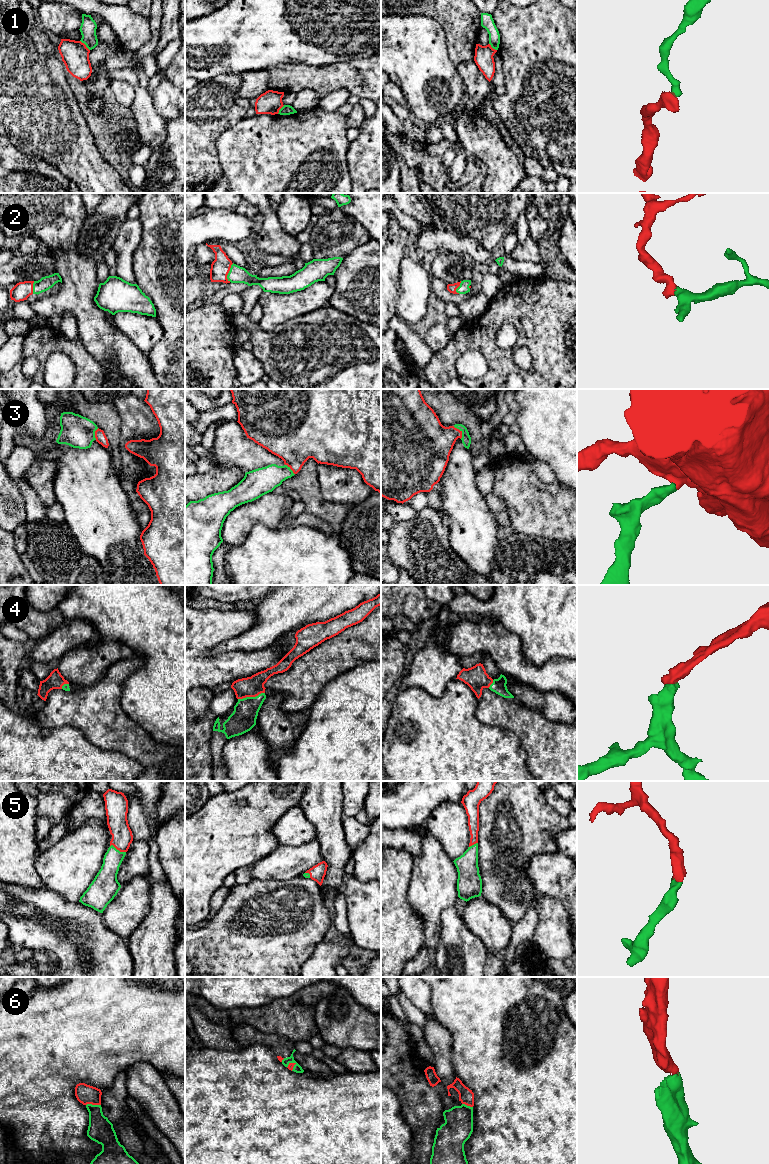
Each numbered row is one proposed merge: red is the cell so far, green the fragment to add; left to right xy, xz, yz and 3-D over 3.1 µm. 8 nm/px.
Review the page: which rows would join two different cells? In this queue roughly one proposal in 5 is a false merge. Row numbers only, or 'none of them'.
1

